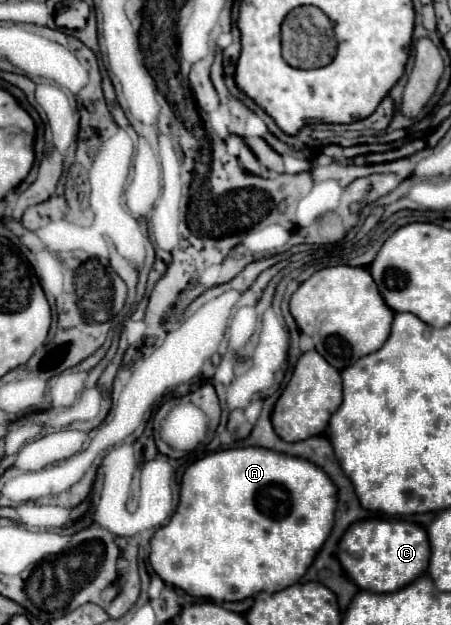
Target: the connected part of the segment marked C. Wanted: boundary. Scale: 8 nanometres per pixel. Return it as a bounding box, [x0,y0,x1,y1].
[338,520,430,592]

